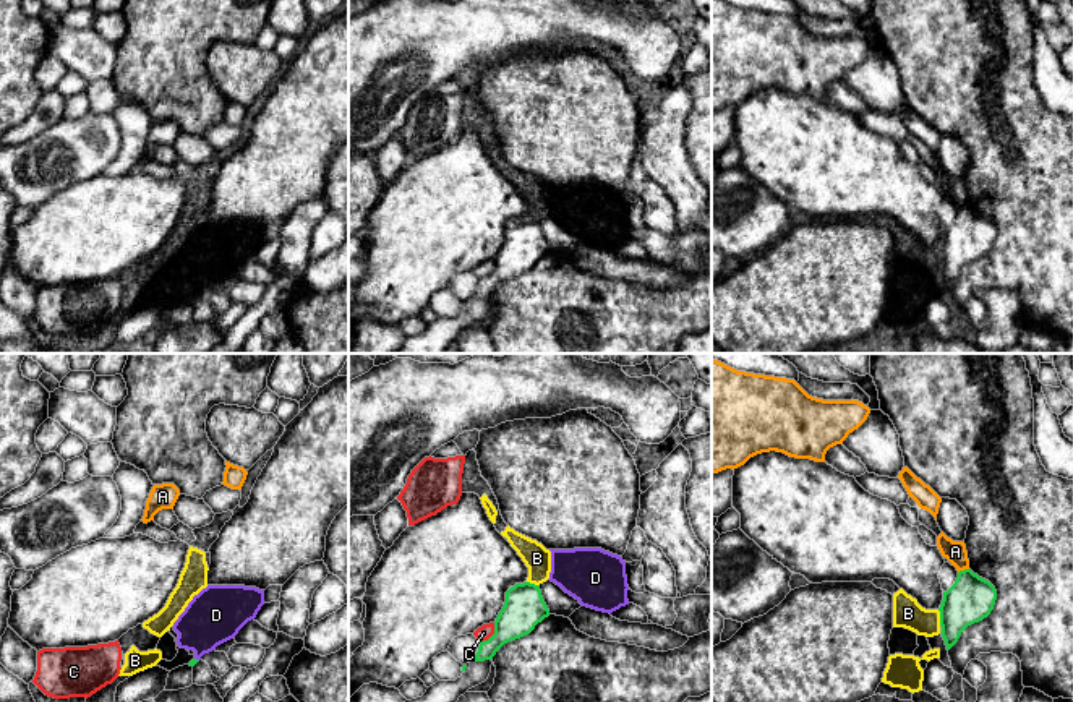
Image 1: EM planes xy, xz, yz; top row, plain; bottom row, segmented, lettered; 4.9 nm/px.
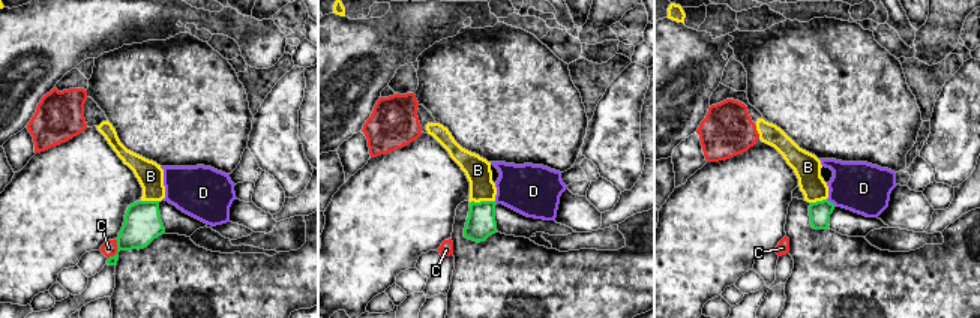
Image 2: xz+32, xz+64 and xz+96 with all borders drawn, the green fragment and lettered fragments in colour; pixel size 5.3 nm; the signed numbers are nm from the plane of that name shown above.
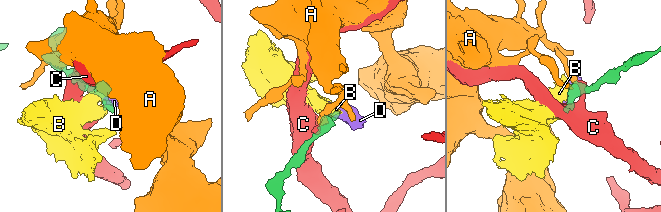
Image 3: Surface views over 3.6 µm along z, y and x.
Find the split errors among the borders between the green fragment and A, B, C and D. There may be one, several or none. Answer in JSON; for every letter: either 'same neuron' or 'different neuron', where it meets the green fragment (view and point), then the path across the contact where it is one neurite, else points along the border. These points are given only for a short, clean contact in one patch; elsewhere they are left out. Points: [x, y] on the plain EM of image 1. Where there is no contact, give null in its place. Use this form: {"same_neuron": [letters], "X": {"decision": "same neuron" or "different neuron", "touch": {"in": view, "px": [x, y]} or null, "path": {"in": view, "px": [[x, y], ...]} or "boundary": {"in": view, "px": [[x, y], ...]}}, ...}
{"same_neuron": [], "A": {"decision": "different neuron", "touch": {"in": "yz", "px": [965, 206]}, "boundary": {"in": "yz", "px": [[968, 205], [958, 209]]}}, "B": {"decision": "different neuron", "touch": {"in": "yz", "px": [940, 255]}, "boundary": {"in": "yz", "px": [[937, 247], [940, 261]]}}, "C": {"decision": "different neuron", "touch": {"in": "xz", "px": [493, 271]}, "boundary": {"in": "xz", "px": [[495, 260], [495, 268], [480, 279]]}}, "D": {"decision": "different neuron", "touch": {"in": "xy", "px": [195, 295]}, "boundary": {"in": "xy", "px": [[195, 294], [198, 297]]}}}

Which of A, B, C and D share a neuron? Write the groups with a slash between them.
A / B D / C

